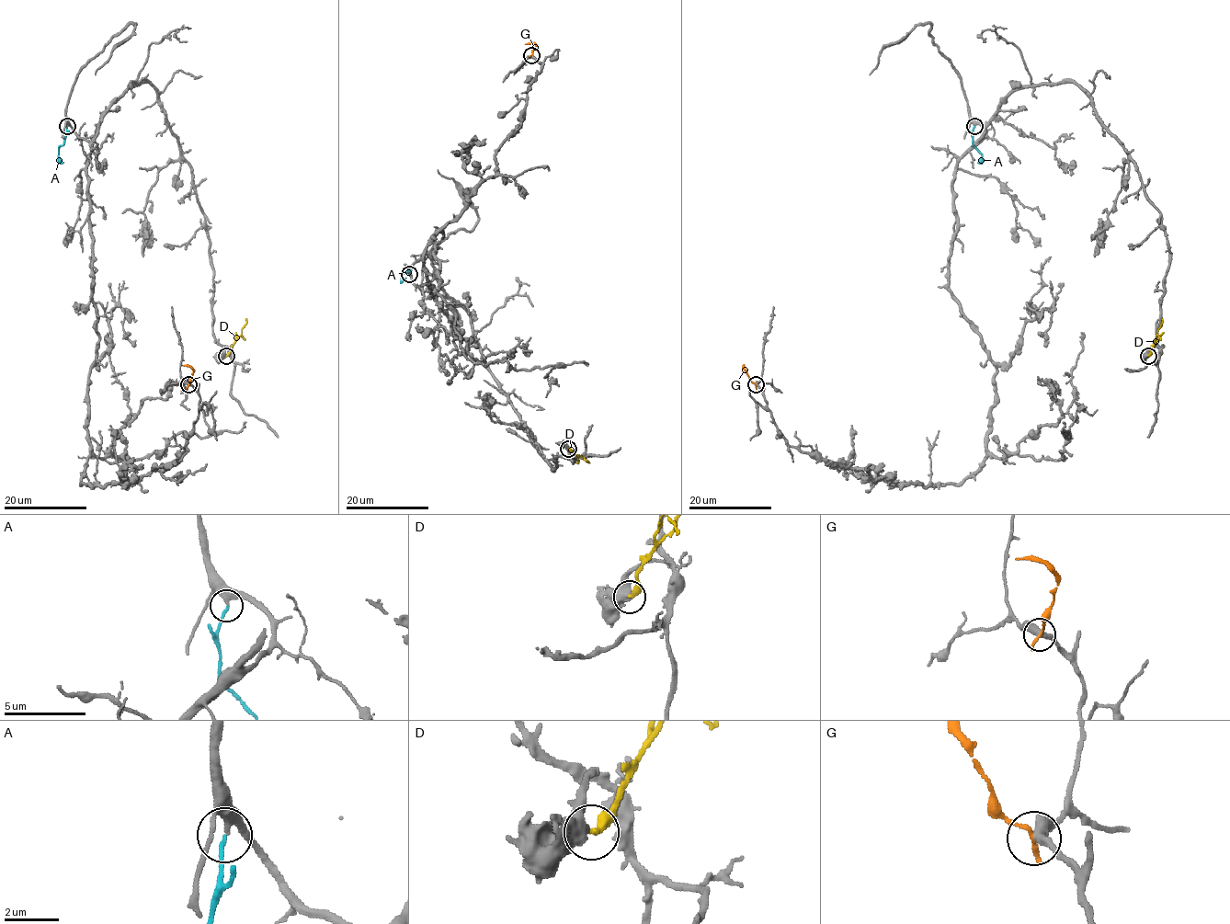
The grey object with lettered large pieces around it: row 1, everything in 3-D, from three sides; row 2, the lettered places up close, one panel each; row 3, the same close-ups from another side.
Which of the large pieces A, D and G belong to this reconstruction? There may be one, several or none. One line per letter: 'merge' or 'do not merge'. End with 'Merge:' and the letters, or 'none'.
A: merge
D: do not merge
G: do not merge
Merge: A

